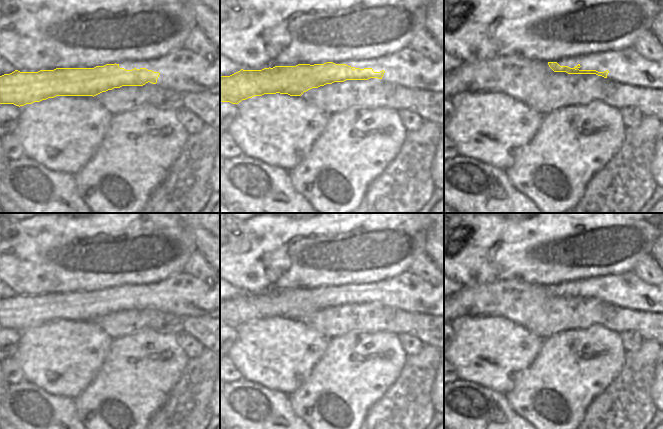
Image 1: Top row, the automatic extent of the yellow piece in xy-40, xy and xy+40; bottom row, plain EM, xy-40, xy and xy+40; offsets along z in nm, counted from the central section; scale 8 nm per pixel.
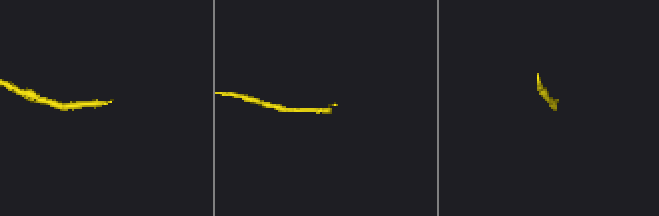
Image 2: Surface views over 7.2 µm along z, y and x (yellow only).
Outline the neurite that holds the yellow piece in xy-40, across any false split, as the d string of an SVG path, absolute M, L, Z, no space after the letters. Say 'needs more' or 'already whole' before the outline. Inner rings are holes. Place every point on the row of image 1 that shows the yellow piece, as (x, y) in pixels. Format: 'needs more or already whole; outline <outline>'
needs more; outline M186 48L172 52L154 60L124 60L115 64L106 64L94 68L56 68L38 72L20 72L0 76L0 104L24 106L56 96L96 96L102 92L122 86L160 86L180 92L210 92L220 94L220 52L212 57L200 56Z

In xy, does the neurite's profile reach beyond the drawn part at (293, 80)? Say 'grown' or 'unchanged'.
grown

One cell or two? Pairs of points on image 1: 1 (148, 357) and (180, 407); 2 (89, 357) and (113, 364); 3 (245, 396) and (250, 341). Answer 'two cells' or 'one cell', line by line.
1: two cells
2: two cells
3: two cells

